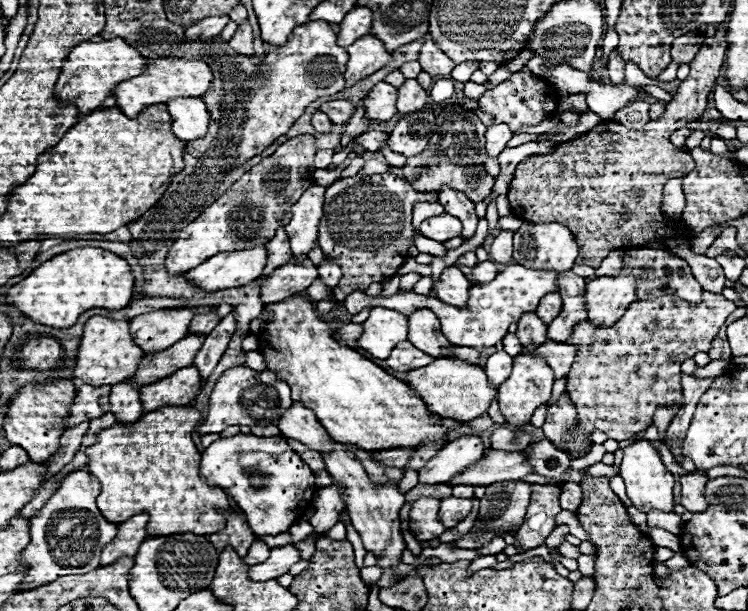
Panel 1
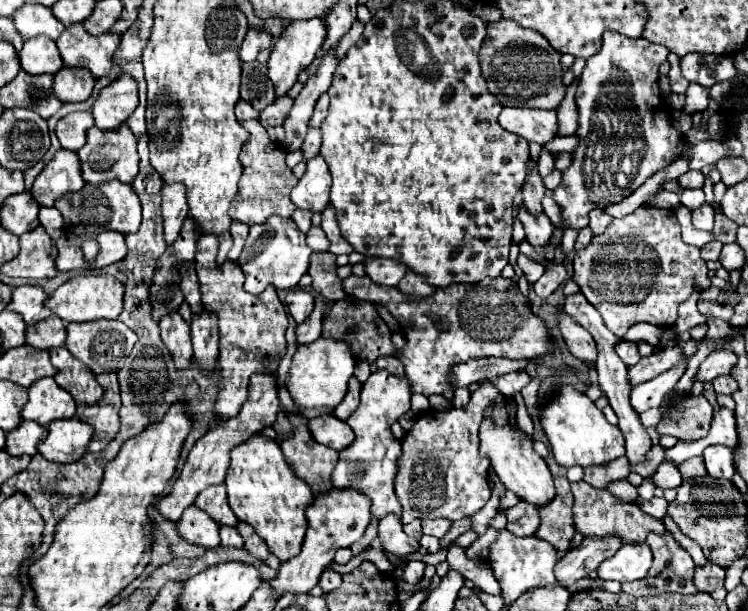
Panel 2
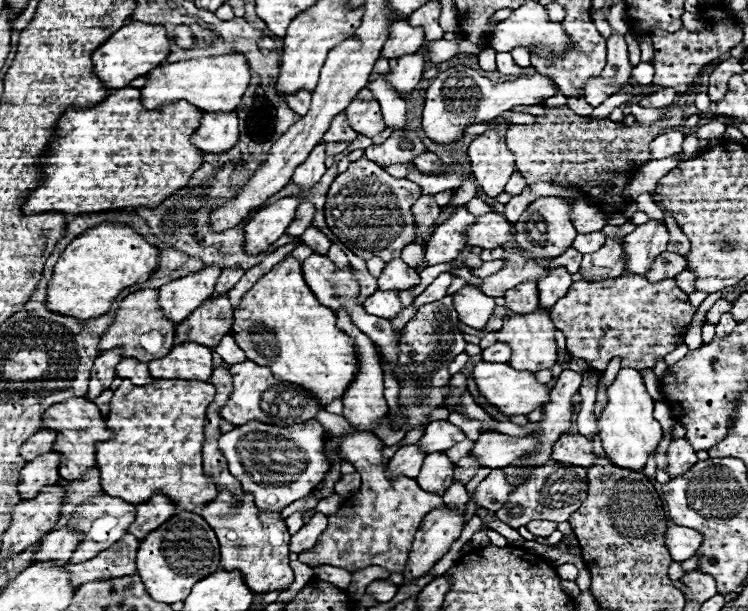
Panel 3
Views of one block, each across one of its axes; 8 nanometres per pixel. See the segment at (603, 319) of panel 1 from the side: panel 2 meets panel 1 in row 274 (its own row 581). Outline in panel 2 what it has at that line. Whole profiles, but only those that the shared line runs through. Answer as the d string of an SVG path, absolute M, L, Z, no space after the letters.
M624 544L610 560L598 566L600 580L616 580L616 582L634 582L642 580L648 574L652 564L652 550L648 544Z

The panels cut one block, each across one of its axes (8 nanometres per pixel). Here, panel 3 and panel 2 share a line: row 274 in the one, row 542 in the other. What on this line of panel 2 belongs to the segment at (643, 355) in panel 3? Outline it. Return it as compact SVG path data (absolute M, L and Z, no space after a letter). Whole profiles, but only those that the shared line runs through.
M572 482L572 494L574 494L574 528L582 536L596 536L596 538L614 536L626 544L638 544L644 542L650 532L660 536L666 534L662 520L648 516L636 504L622 502L608 490L596 490L596 488L588 488L588 484L584 482Z

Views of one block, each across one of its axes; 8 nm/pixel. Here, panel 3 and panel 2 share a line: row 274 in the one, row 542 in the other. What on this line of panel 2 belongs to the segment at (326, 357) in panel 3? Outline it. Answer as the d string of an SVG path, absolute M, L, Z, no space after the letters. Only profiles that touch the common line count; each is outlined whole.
M256 434L248 442L236 446L232 450L232 462L224 484L228 490L230 508L236 518L250 524L280 562L300 554L306 534L304 512L312 504L314 494L308 484L292 476L292 468L288 468L278 442Z

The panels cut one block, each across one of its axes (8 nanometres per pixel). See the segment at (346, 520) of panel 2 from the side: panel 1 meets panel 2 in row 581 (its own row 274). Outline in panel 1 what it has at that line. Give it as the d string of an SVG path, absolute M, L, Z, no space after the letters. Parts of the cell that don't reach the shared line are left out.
M306 258L300 264L286 264L270 274L262 284L262 302L280 302L292 294L304 292L318 278L316 266Z

